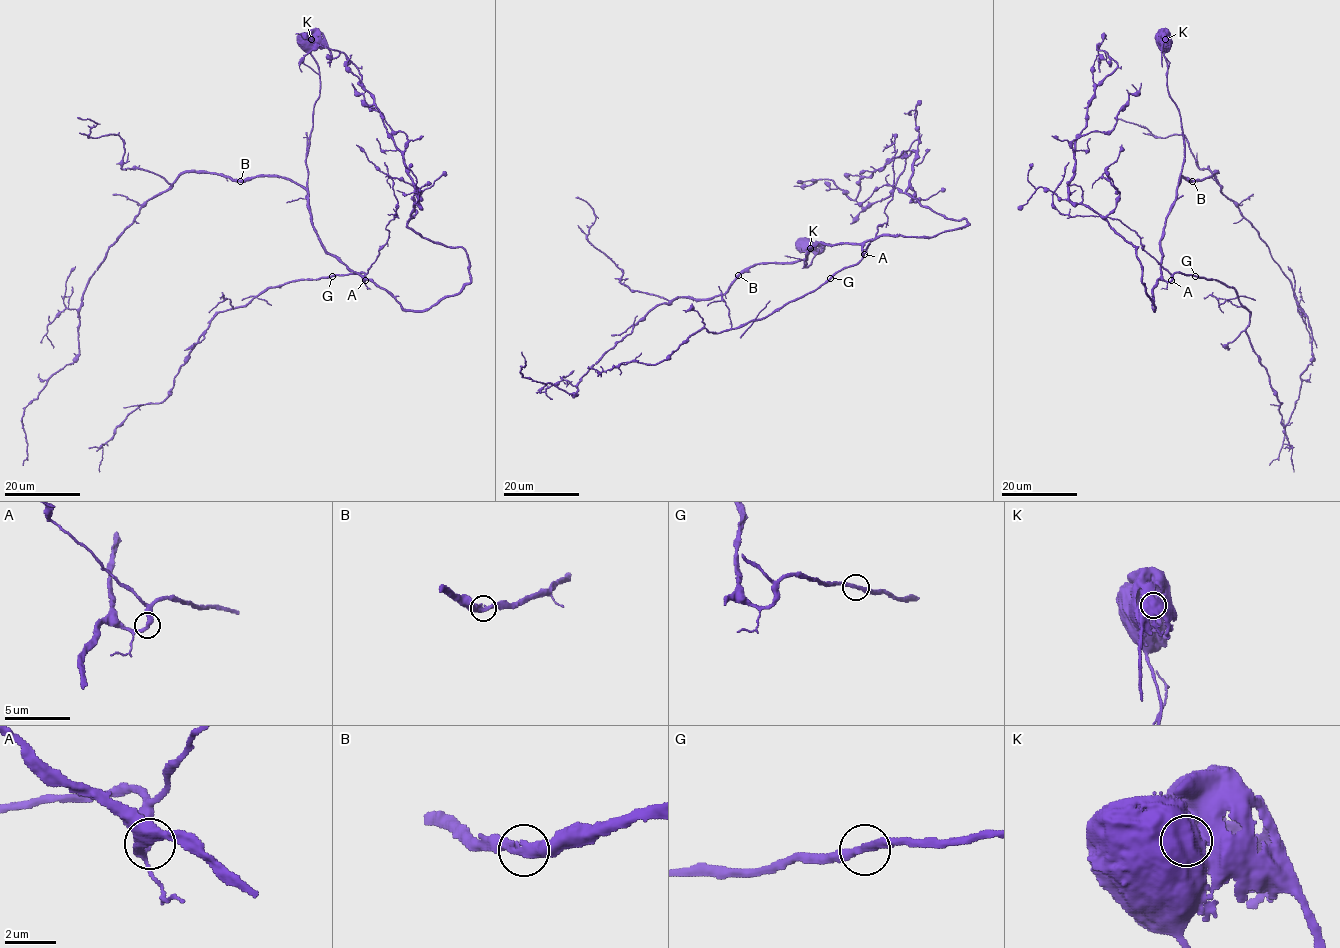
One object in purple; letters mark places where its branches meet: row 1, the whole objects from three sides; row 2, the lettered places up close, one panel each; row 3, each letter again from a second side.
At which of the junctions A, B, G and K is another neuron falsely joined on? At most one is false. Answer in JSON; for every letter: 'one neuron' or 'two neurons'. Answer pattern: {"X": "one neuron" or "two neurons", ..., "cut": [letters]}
{"A": "one neuron", "B": "one neuron", "G": "one neuron", "K": "two neurons", "cut": ["K"]}

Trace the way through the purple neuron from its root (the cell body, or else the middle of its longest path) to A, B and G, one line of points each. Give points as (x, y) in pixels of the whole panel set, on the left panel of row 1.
A: (306, 42), (318, 66), (320, 84), (306, 156), (307, 206), (320, 245), (365, 280)
B: (306, 42), (320, 84), (306, 156), (307, 185), (267, 176), (240, 181)
G: (306, 42), (318, 66), (320, 84), (306, 156), (307, 206), (320, 245), (364, 281), (363, 273), (332, 276)

